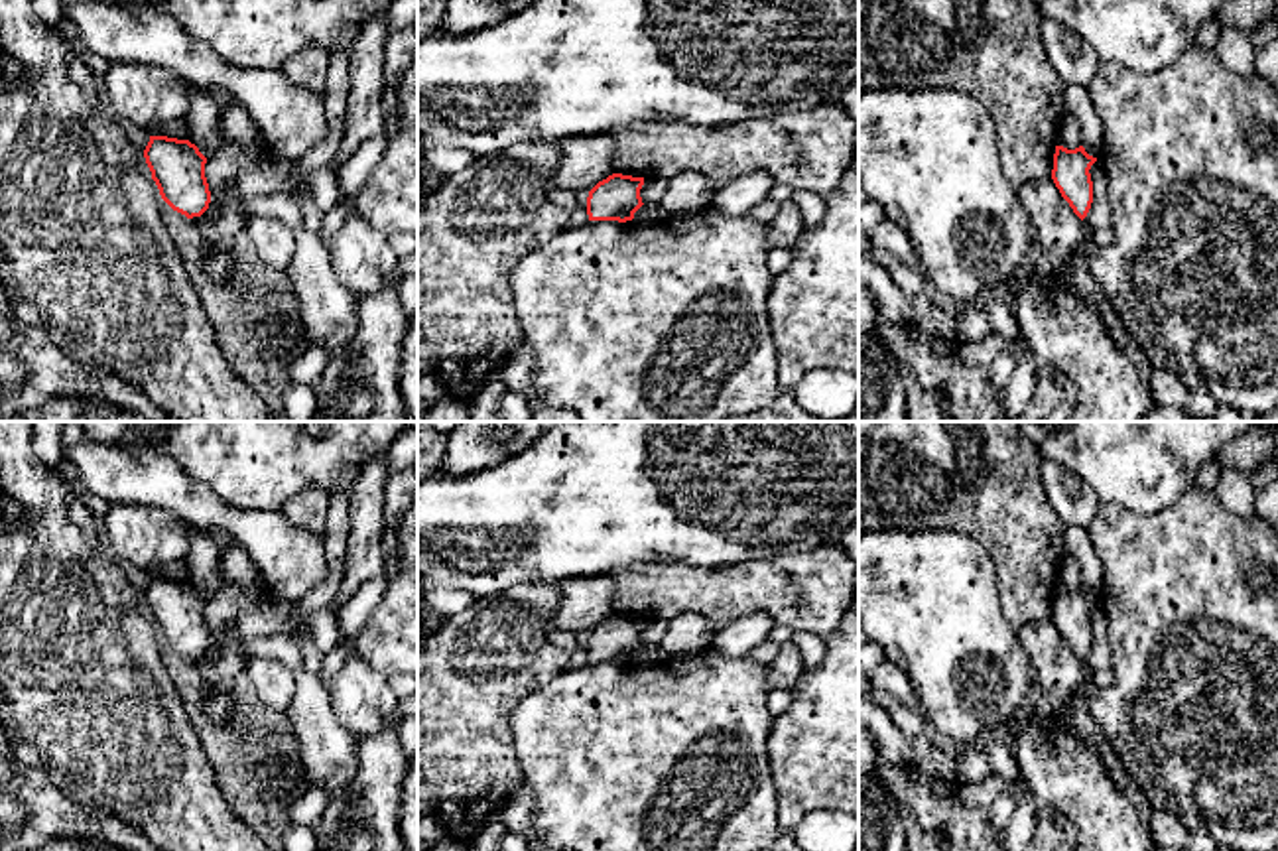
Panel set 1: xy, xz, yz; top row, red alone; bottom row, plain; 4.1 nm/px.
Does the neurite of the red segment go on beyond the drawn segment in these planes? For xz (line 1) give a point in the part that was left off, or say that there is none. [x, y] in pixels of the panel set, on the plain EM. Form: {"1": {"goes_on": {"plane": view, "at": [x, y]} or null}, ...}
{"1": {"goes_on": null}}

